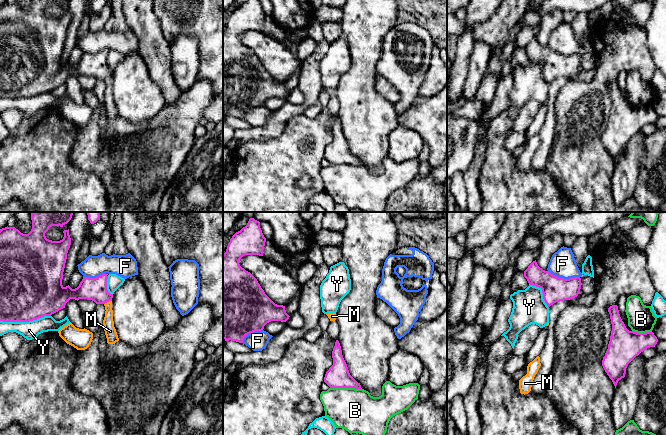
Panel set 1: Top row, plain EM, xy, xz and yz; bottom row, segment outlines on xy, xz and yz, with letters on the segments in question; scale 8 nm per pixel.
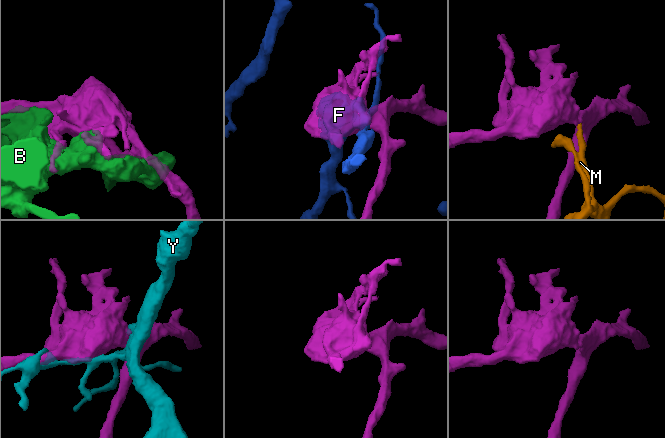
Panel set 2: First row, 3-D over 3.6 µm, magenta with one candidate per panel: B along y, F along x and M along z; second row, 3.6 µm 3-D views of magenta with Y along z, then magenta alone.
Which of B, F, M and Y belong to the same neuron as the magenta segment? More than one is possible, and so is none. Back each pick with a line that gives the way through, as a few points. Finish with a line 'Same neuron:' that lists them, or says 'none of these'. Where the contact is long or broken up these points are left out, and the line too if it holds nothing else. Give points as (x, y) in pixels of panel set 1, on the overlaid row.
Same neuron: none of these

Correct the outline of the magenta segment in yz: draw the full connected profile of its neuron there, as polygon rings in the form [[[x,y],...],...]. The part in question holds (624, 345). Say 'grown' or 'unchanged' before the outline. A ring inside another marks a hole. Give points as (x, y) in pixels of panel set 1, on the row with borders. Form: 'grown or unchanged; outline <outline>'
unchanged; outline [[[617,305],[610,306],[608,312],[612,331],[602,366],[616,388],[618,381],[625,377],[628,364],[647,348],[655,347],[658,339],[653,332],[629,331],[620,317]]]

